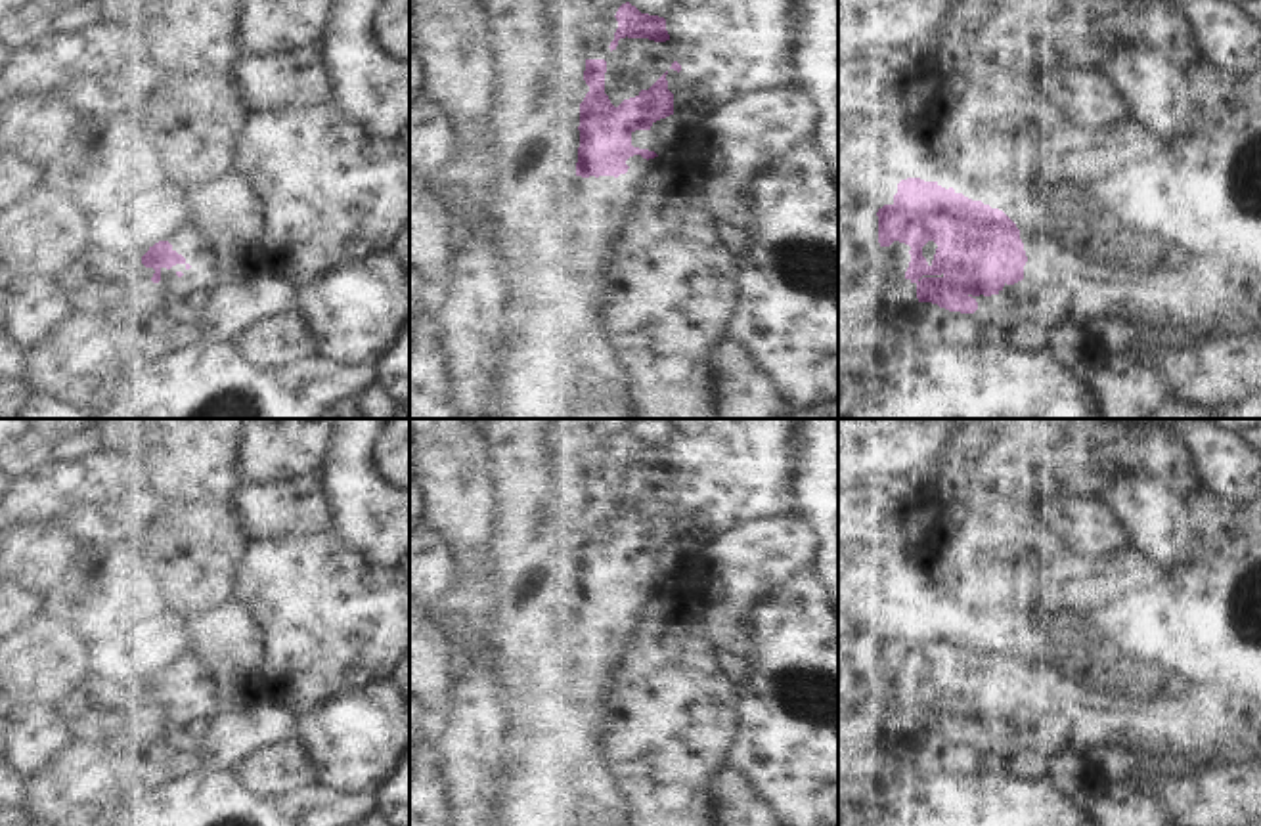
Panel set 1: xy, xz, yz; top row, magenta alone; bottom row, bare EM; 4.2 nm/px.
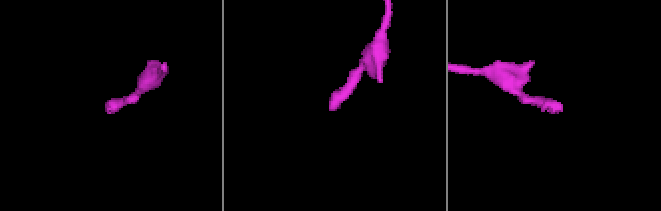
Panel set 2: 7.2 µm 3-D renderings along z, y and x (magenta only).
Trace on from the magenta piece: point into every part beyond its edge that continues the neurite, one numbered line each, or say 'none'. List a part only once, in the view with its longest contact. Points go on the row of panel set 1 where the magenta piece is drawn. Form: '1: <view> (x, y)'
1: xy (169, 278)

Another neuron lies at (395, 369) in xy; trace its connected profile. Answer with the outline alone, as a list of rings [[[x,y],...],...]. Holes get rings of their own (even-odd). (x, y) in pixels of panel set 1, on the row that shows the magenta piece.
[[[409,325],[402,333],[402,340],[394,344],[390,354],[379,365],[379,384],[383,384],[398,403],[409,402]]]

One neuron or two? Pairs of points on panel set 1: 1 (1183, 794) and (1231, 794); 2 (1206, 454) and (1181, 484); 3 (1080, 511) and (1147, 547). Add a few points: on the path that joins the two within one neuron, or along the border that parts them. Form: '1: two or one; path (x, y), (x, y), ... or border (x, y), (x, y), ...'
1: one; path (1194, 794), (1219, 794)
2: two; border (1177, 438), (1193, 475), (1204, 488)
3: two; border (1101, 498), (1120, 521), (1129, 553), (1141, 565)

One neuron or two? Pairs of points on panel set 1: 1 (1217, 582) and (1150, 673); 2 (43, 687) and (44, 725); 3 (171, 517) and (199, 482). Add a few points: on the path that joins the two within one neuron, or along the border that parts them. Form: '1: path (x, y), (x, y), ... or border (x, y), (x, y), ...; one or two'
1: border (1116, 647), (1150, 651), (1191, 683); two
2: border (20, 704), (58, 708); two
3: border (159, 501), (184, 499), (228, 505); two

